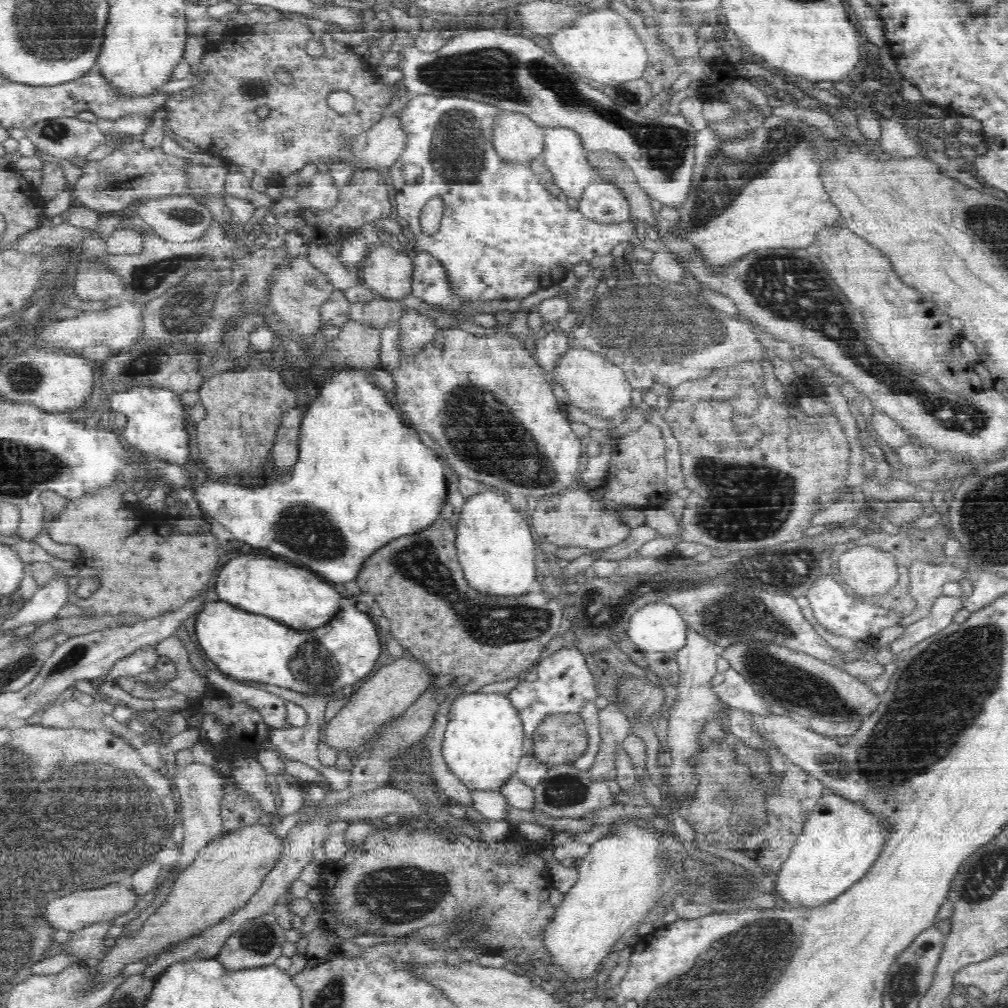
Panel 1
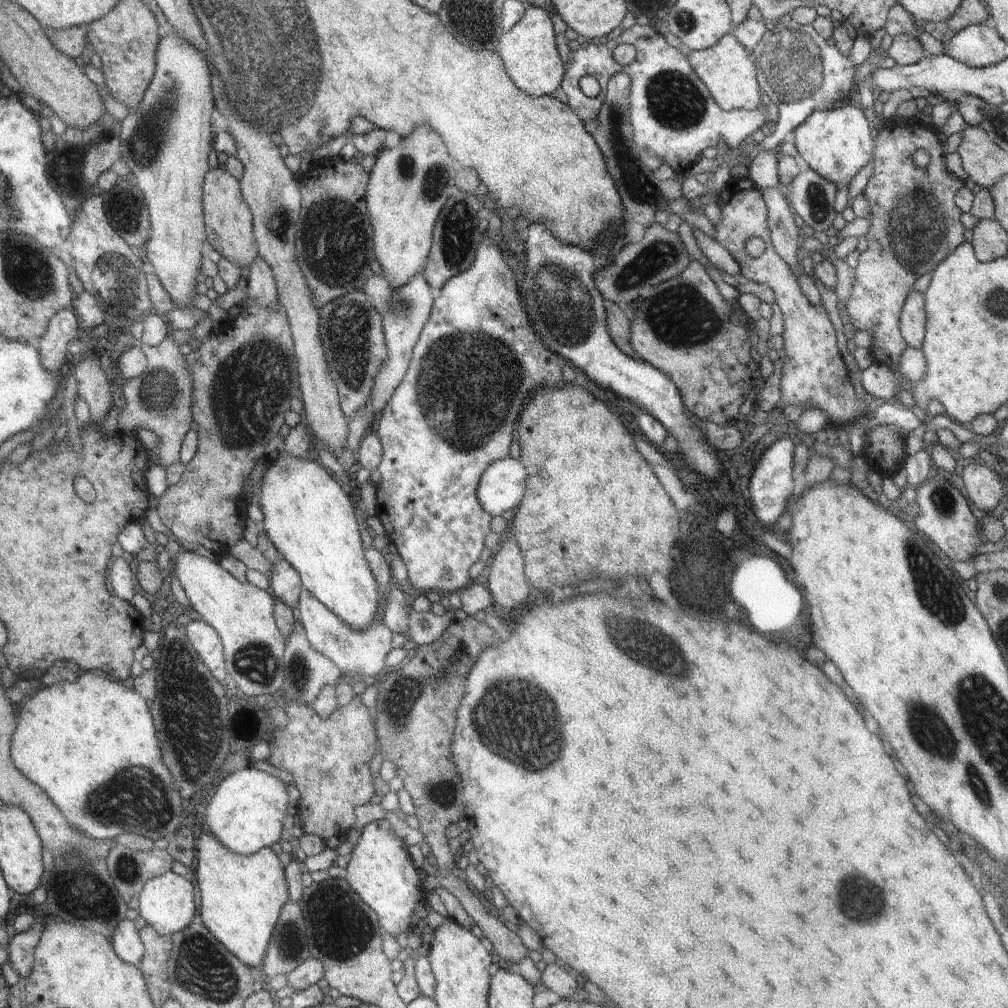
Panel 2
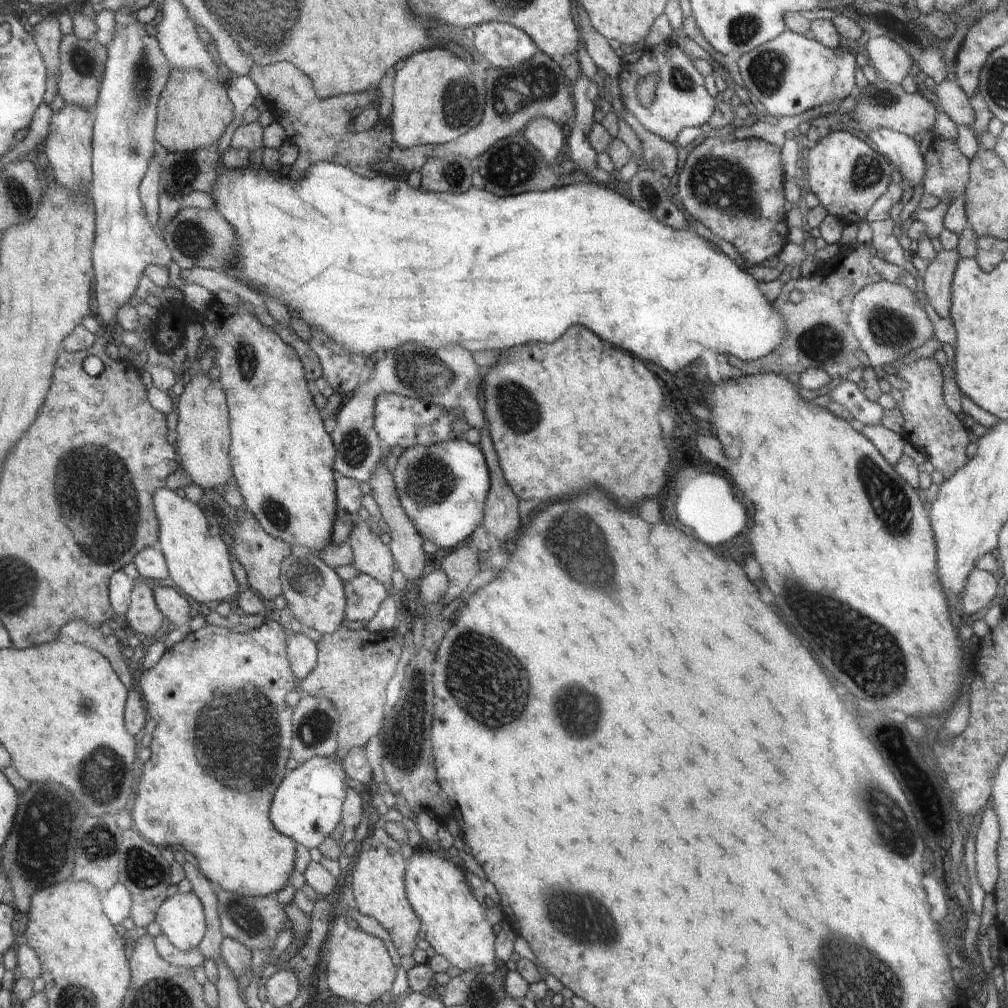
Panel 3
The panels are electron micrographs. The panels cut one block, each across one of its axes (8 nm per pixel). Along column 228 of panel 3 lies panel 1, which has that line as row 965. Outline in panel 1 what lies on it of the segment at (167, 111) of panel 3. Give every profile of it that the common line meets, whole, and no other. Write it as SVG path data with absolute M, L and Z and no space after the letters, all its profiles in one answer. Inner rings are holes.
M257 824L250 827L224 832L215 840L212 840L205 848L198 851L195 860L178 875L171 884L170 892L156 905L156 910L146 916L138 928L128 929L116 939L116 944L107 948L104 958L96 966L86 966L86 976L82 988L76 992L76 999L81 999L88 993L93 993L98 987L103 987L115 978L124 976L124 968L128 964L146 960L148 957L155 958L162 953L184 944L200 934L204 934L207 928L216 926L226 920L235 910L241 909L250 897L258 890L266 874L275 868L276 862L283 846L272 828Z

